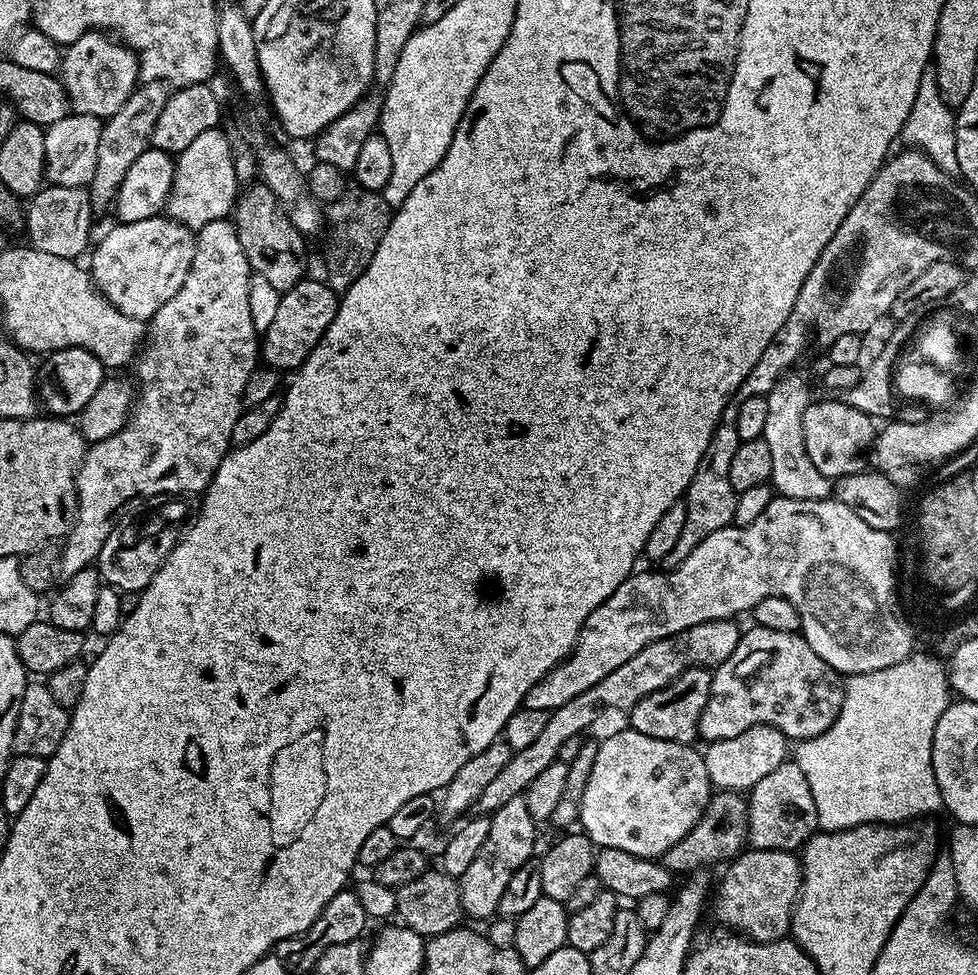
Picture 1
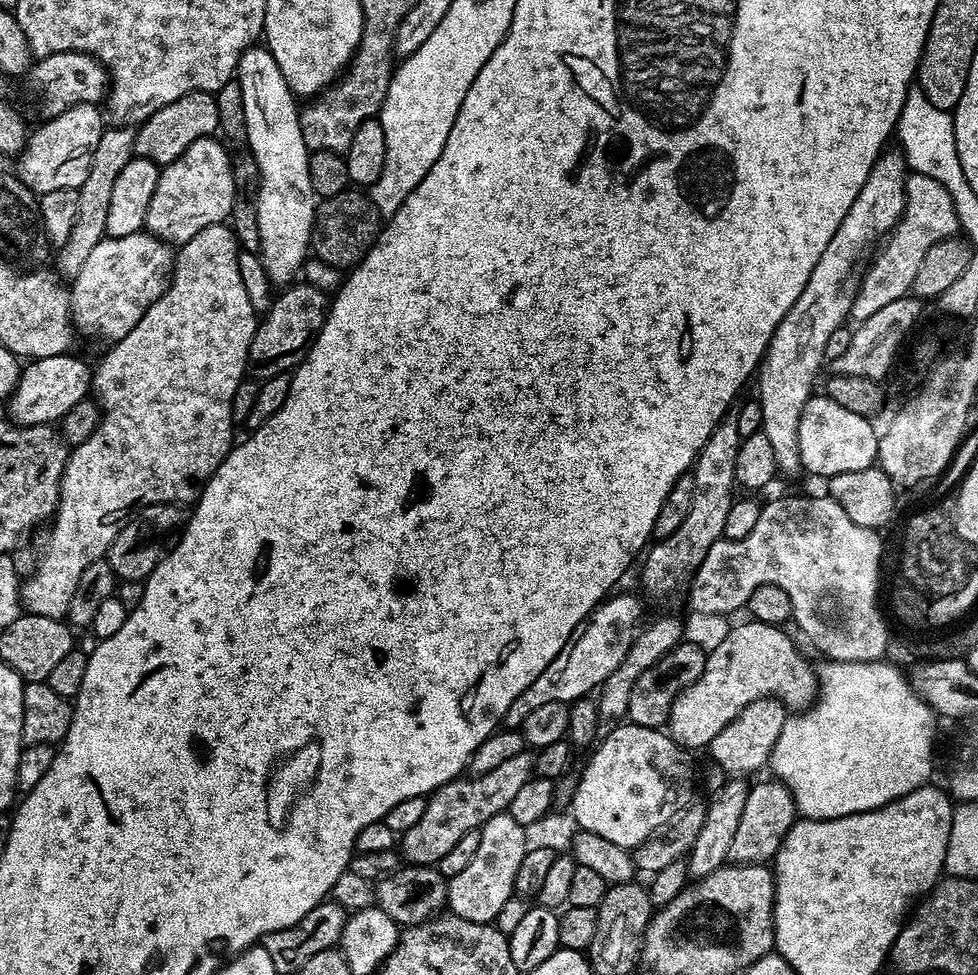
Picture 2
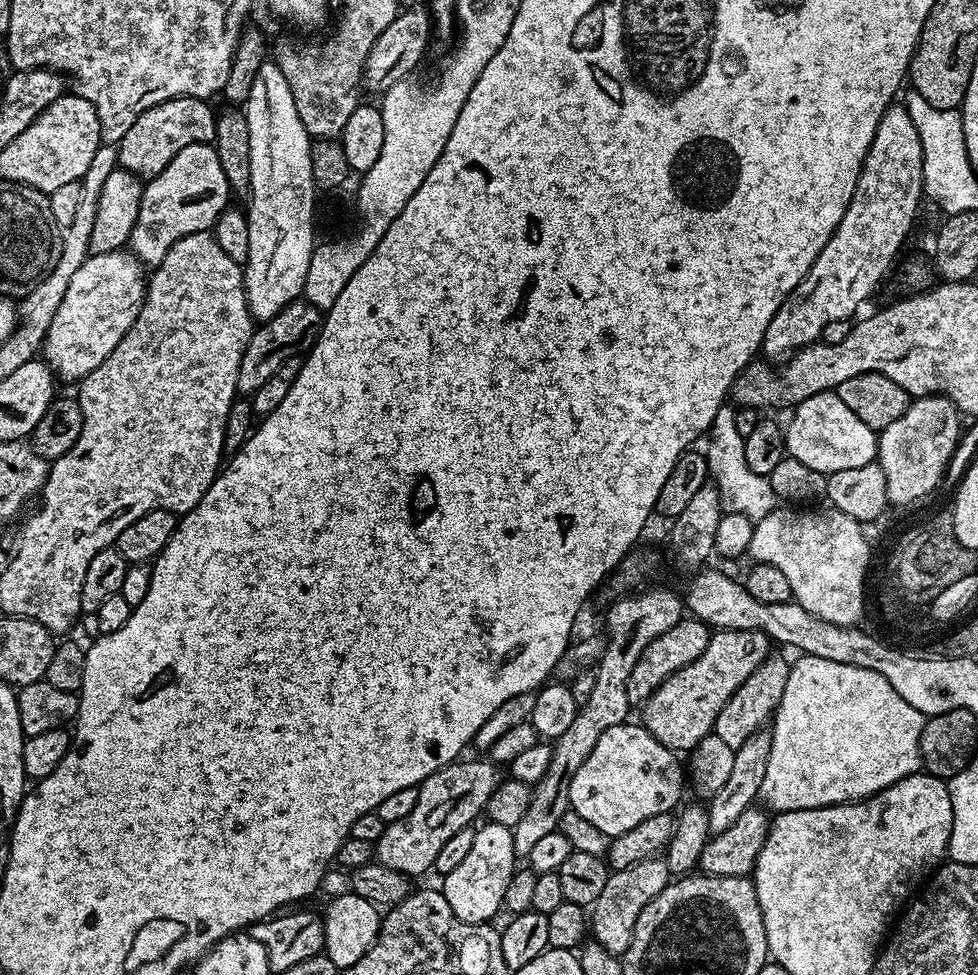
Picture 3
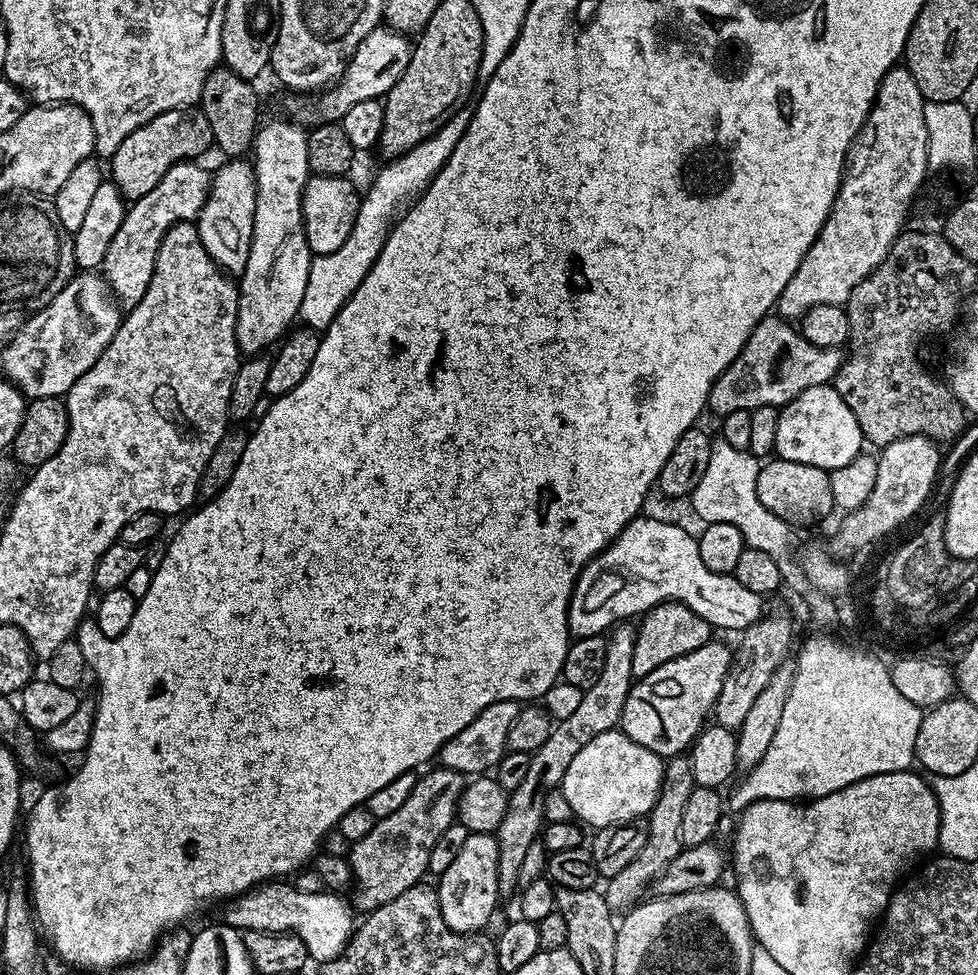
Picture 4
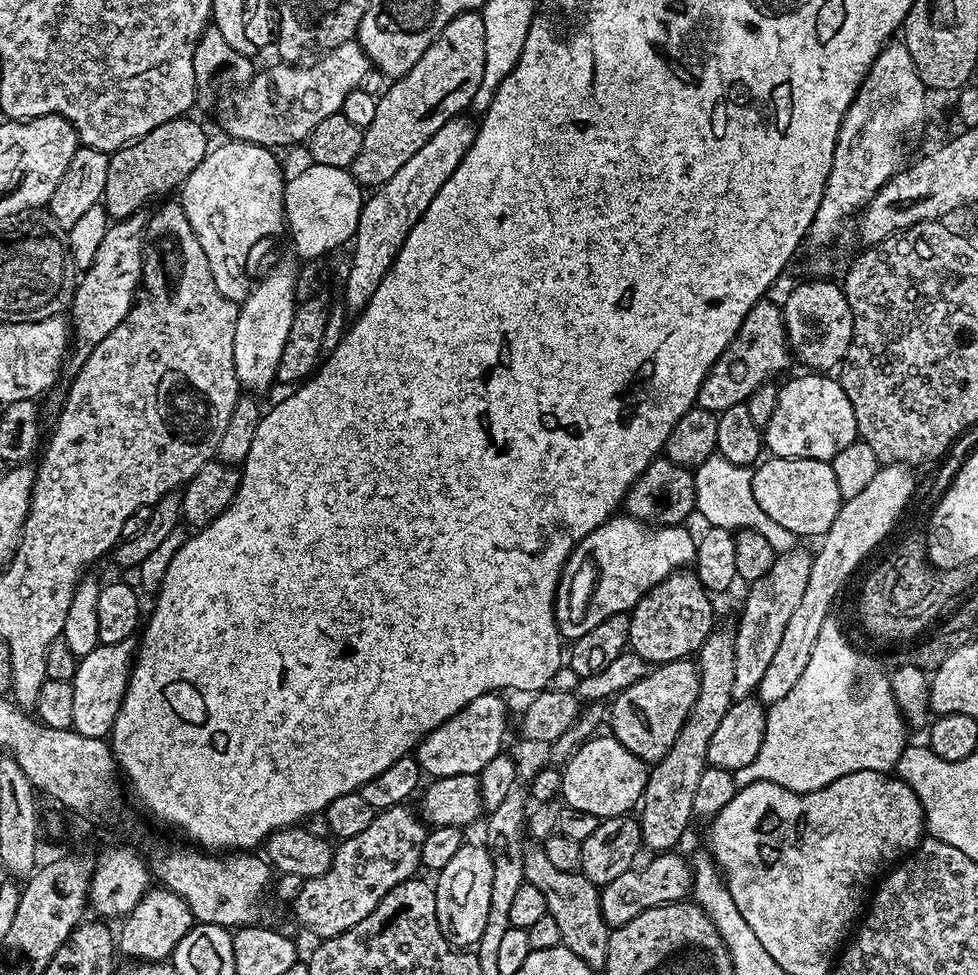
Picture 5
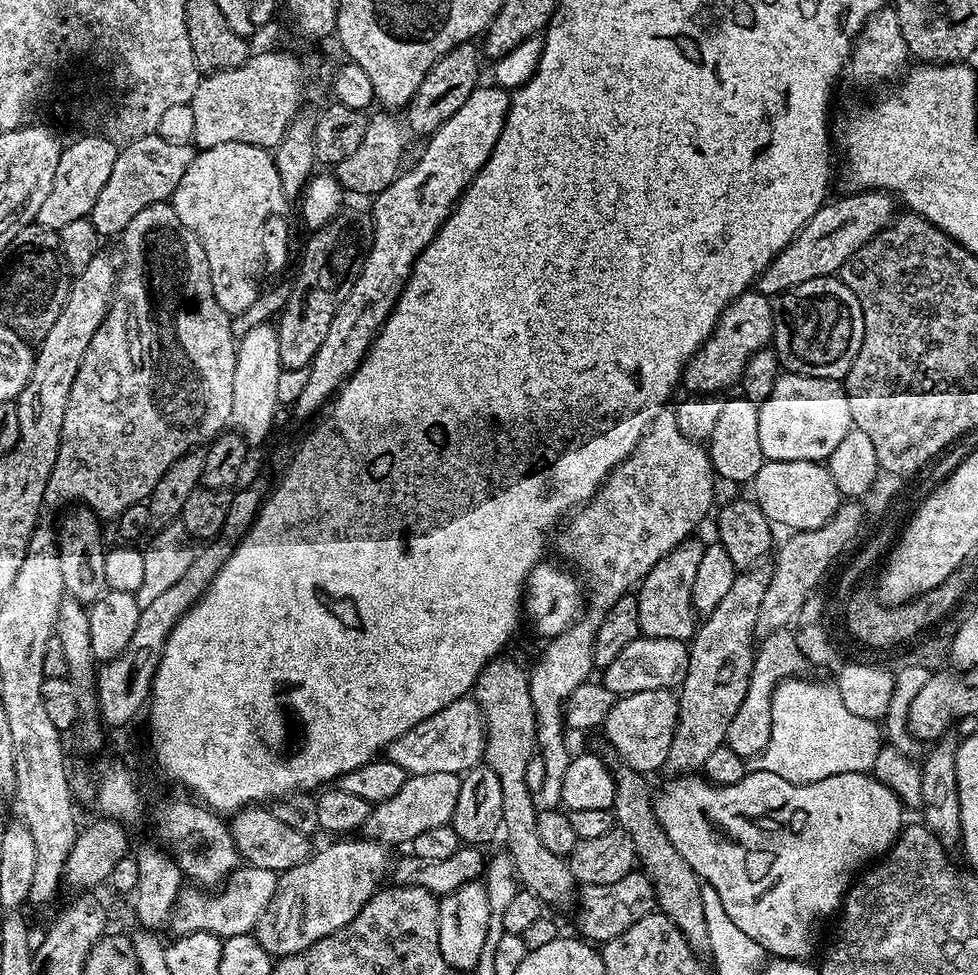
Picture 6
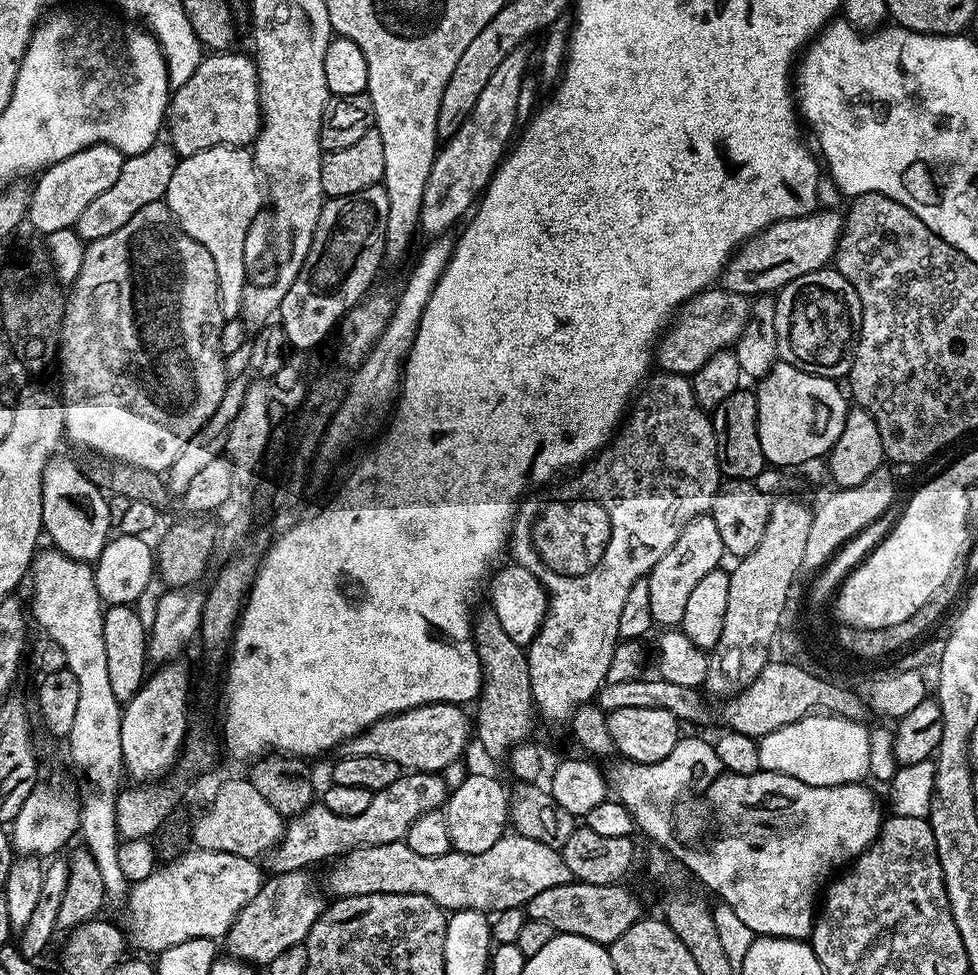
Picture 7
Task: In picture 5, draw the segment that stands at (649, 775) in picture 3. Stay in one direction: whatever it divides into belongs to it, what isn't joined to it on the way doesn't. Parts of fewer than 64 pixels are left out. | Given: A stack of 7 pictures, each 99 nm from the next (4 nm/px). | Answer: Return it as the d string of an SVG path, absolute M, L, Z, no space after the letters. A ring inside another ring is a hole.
M597 734L584 741L562 768L562 800L574 810L586 810L601 818L631 813L639 805L648 781L649 769L611 734Z

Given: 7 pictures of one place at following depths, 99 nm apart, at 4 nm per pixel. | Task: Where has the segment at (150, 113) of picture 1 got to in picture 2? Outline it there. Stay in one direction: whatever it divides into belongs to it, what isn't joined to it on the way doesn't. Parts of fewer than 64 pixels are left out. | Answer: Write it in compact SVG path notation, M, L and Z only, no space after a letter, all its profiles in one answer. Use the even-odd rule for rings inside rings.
M108 126L105 127L102 138L98 138L98 147L94 150L94 159L90 161L90 174L86 174L86 182L78 190L78 214L74 222L74 230L70 230L70 238L59 245L56 256L55 267L59 269L65 277L74 278L78 270L82 270L82 265L86 263L86 258L98 242L102 242L108 235L106 230L106 214L110 210L110 197L114 191L114 181L118 179L118 174L122 174L126 162L130 162L136 155L134 142L136 133L128 126Z

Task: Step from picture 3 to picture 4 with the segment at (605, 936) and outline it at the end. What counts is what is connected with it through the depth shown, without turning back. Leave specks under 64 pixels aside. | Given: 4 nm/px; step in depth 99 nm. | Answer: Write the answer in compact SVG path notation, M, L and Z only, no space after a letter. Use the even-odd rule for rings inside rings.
M684 754L671 757L664 766L664 781L660 787L658 798L646 817L648 833L642 850L638 850L634 862L630 862L630 866L626 866L626 870L618 870L618 874L607 877L605 884L608 885L603 885L602 891L606 898L606 906L613 910L627 910L641 903L642 897L645 895L645 893L643 894L644 890L646 892L652 881L663 874L666 866L670 866L670 862L674 862L674 858L678 858L682 847L680 843L682 813L686 810L686 802L690 798L693 787L689 757Z

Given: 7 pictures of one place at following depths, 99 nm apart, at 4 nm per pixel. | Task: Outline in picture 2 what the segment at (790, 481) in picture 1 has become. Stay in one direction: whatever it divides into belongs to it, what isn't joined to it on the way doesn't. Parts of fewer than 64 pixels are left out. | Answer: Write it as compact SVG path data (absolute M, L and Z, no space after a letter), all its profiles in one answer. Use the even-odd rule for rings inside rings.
M885 150L880 153L866 178L866 186L862 186L858 198L854 198L854 206L850 206L842 226L838 226L834 238L830 238L822 258L818 258L818 266L814 266L814 274L810 274L810 282L806 282L802 294L798 294L798 302L790 306L786 318L778 322L768 349L764 351L764 359L758 369L758 399L762 406L762 430L774 446L777 473L801 471L798 422L806 402L814 394L815 388L812 387L816 384L816 375L820 367L825 367L826 341L849 319L852 311L854 292L851 287L848 289L848 283L852 280L856 259L868 247L871 249L877 241L887 237L904 217L904 191L909 175L910 169L902 151Z

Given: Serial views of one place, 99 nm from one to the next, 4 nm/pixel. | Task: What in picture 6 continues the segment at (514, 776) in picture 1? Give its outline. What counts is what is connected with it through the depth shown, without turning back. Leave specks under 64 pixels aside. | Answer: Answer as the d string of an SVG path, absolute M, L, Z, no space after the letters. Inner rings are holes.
M375 838L333 840L336 841L326 845L325 848L317 847L312 855L298 866L279 873L279 888L266 906L266 910L262 911L254 929L256 940L262 942L262 946L272 957L307 953L308 949L314 946L314 942L326 938L326 934L334 934L334 930L350 923L358 914L358 910L362 910L362 906L366 906L369 898L385 883L390 872L389 845L382 844Z

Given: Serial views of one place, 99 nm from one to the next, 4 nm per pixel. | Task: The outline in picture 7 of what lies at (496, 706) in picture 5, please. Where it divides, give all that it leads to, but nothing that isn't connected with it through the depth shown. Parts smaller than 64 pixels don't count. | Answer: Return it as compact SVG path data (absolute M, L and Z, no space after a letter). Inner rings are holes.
M456 702L449 704L423 704L405 712L382 718L374 722L365 732L351 736L340 745L340 756L357 756L358 758L386 758L389 762L398 762L402 770L409 772L443 773L444 769L461 759L468 736L473 735L474 728L470 716L463 712Z

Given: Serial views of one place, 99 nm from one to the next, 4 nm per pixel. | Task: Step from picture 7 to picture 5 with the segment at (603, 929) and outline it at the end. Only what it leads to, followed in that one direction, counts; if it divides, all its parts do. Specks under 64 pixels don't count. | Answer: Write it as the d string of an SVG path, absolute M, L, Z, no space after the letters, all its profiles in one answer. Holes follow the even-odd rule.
M679 851L661 852L651 857L649 864L641 863L626 874L618 874L614 882L600 888L600 905L602 918L609 929L626 926L638 914L654 910L663 904L678 904L687 901L692 895L692 866L687 855L679 856ZM641 867L641 868L640 868Z

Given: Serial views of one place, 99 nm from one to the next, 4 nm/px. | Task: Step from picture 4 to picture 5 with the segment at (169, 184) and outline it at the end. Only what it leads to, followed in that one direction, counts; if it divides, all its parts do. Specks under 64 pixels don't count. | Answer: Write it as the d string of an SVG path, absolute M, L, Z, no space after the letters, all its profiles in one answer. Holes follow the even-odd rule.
M143 215L128 216L124 220L109 223L94 262L83 269L70 305L70 364L73 369L82 367L86 358L126 318L136 298L140 286L140 275L144 269L144 230L146 220Z

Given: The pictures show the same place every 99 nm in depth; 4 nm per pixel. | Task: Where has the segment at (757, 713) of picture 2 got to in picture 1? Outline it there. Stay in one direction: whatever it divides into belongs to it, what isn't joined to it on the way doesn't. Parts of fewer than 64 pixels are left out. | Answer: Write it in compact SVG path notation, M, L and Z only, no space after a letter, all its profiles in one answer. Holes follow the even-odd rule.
M769 724L750 726L750 730L742 730L738 738L713 740L707 747L702 755L713 789L741 794L747 793L761 778L766 778L766 774L778 770L790 756L788 737Z

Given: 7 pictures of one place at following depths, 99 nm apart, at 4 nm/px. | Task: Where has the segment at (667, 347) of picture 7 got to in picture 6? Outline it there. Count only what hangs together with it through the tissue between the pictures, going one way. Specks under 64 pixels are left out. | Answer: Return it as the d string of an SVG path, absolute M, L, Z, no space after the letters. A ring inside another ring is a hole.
M749 290L743 292L738 298L734 298L718 318L710 338L706 338L706 342L700 345L700 349L685 364L682 373L683 387L688 387L687 391L692 394L720 394L723 393L723 388L728 388L731 384L732 387L739 385L740 377L744 375L746 370L746 362L750 362L750 358L754 354L758 354L763 348L769 347L770 341L773 339L773 315L773 301L759 290Z

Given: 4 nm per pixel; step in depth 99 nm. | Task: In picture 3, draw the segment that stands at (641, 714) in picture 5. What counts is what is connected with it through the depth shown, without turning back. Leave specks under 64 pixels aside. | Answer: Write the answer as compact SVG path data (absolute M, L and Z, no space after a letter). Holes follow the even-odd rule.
M754 630L713 631L706 650L702 650L702 655L694 658L694 662L682 666L682 670L670 674L670 678L666 678L666 682L662 682L662 686L658 686L658 690L654 690L654 694L650 694L650 698L642 705L644 728L654 738L658 738L658 742L662 742L662 746L666 746L671 752L690 753L702 738L706 738L715 729L718 714L722 710L722 706L726 706L726 702L730 702L734 690L738 690L738 686L742 686L742 682L746 682L746 678L750 678L750 674L754 674L754 670L758 670L760 663L768 659L770 655L768 647L770 647L768 636L761 632Z

